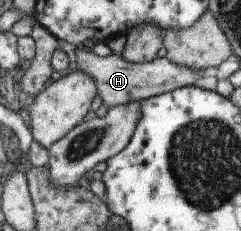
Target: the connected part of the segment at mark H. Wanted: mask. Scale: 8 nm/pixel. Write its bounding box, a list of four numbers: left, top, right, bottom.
[74,45,215,107]

